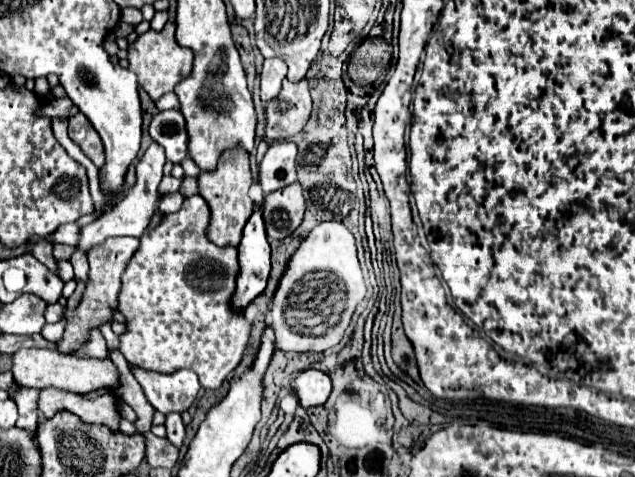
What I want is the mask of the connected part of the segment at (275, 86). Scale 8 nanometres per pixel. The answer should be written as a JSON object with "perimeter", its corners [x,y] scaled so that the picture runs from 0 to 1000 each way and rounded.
{"perimeter":[[[438,119],[431,124],[416,124],[416,140],[413,140],[413,212],[425,212],[431,203],[438,203],[444,170],[450,161],[450,132]]]}

